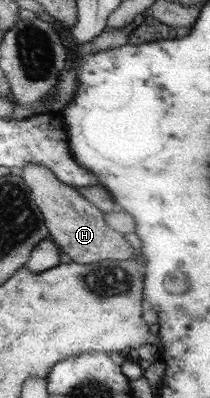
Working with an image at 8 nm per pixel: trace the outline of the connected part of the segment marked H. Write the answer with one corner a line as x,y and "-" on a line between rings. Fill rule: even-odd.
28,165
19,170
19,173
31,188
32,196
43,212
51,240
61,248
62,253
71,258
72,262
88,265
107,259
128,260
136,256
137,250
128,245
123,235
106,225
105,213
92,206
74,187
60,182
47,166

